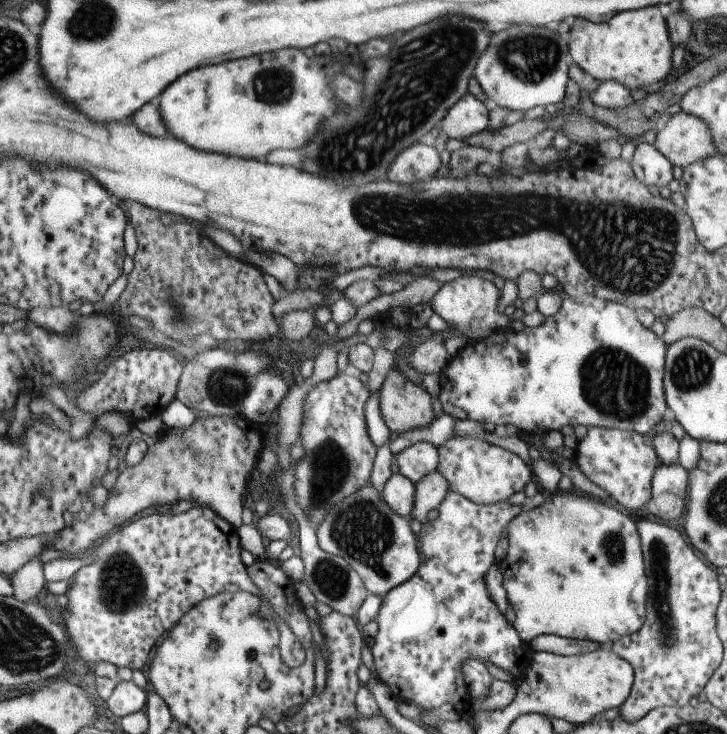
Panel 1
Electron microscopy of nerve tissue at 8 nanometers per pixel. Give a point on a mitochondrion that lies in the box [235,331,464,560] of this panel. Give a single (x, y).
(330, 467)

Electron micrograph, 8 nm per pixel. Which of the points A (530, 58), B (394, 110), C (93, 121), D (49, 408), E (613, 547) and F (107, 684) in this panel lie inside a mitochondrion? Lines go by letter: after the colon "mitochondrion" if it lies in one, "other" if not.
A: mitochondrion
B: mitochondrion
C: other
D: other
E: mitochondrion
F: other

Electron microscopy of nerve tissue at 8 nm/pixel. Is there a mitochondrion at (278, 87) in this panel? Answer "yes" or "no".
yes

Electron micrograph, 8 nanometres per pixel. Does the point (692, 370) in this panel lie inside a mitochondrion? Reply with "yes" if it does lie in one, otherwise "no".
yes

